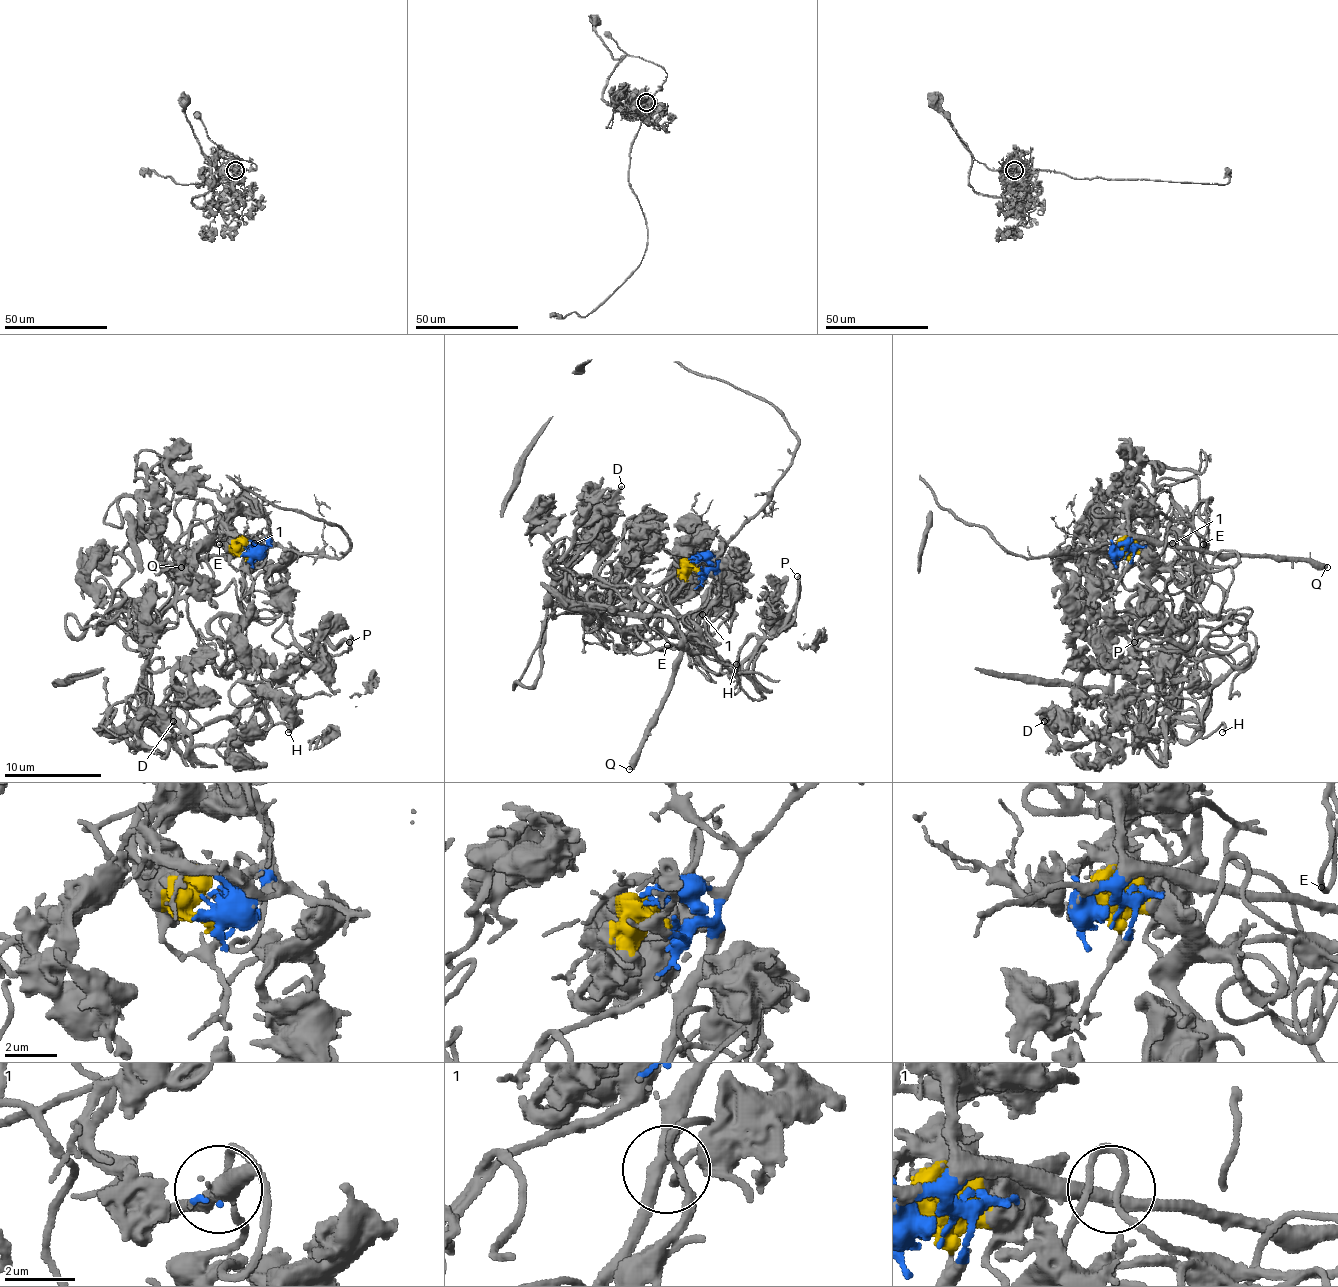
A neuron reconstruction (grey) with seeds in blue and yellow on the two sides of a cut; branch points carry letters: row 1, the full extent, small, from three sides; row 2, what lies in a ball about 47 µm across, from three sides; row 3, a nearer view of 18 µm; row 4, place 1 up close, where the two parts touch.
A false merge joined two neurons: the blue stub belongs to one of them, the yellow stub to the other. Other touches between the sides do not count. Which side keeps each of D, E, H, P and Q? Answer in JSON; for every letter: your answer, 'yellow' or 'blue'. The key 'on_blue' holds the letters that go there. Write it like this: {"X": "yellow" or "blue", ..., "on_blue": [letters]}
{"D": "yellow", "E": "yellow", "H": "yellow", "P": "yellow", "Q": "blue", "on_blue": ["Q"]}

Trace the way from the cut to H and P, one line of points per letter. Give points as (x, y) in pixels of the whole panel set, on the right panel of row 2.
H: (1126, 558), (1160, 514), (1204, 541), (1184, 601), (1196, 640), (1150, 657), (1196, 664), (1206, 735), (1223, 732)
P: (1126, 558), (1187, 524), (1196, 640), (1150, 662), (1235, 664), (1133, 642)

